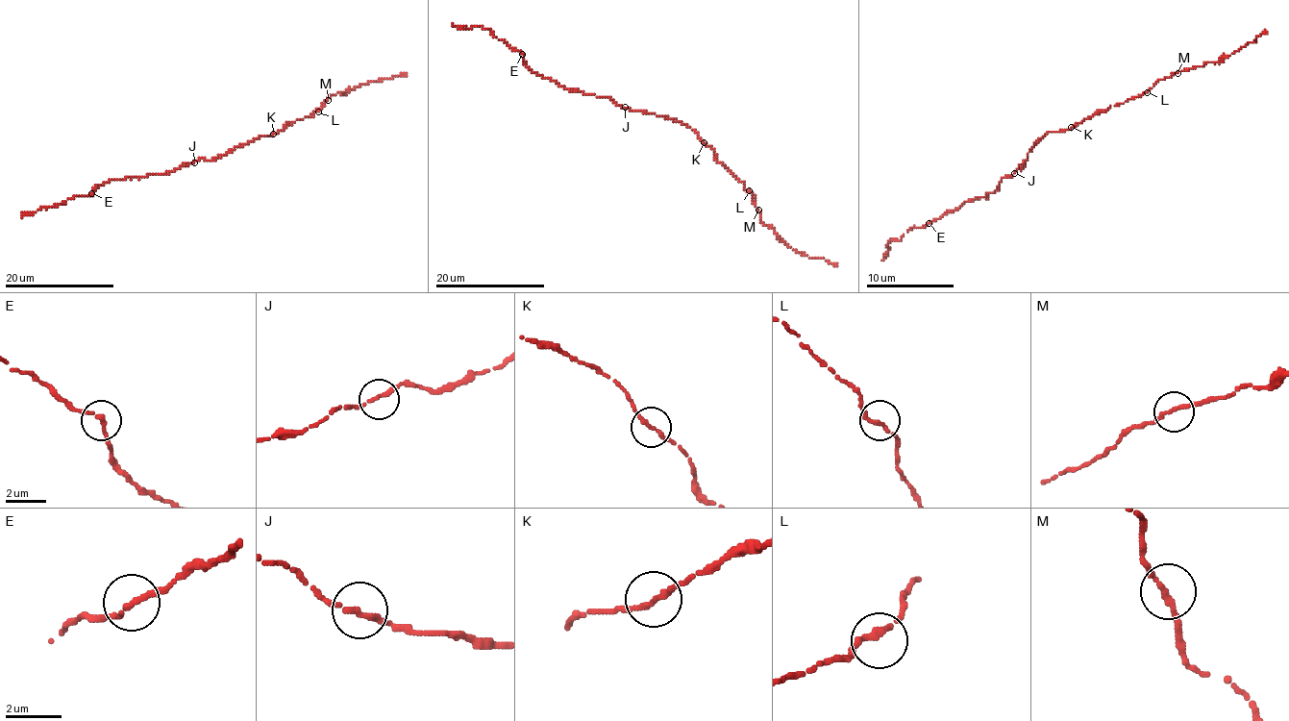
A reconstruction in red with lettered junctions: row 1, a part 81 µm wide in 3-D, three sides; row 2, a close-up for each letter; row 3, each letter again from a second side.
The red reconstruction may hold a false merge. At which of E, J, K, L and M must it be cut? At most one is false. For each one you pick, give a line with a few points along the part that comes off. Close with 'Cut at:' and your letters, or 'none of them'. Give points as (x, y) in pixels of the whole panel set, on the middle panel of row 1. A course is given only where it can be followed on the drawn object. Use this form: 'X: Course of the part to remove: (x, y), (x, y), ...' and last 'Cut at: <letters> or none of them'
Cut at: none of them

